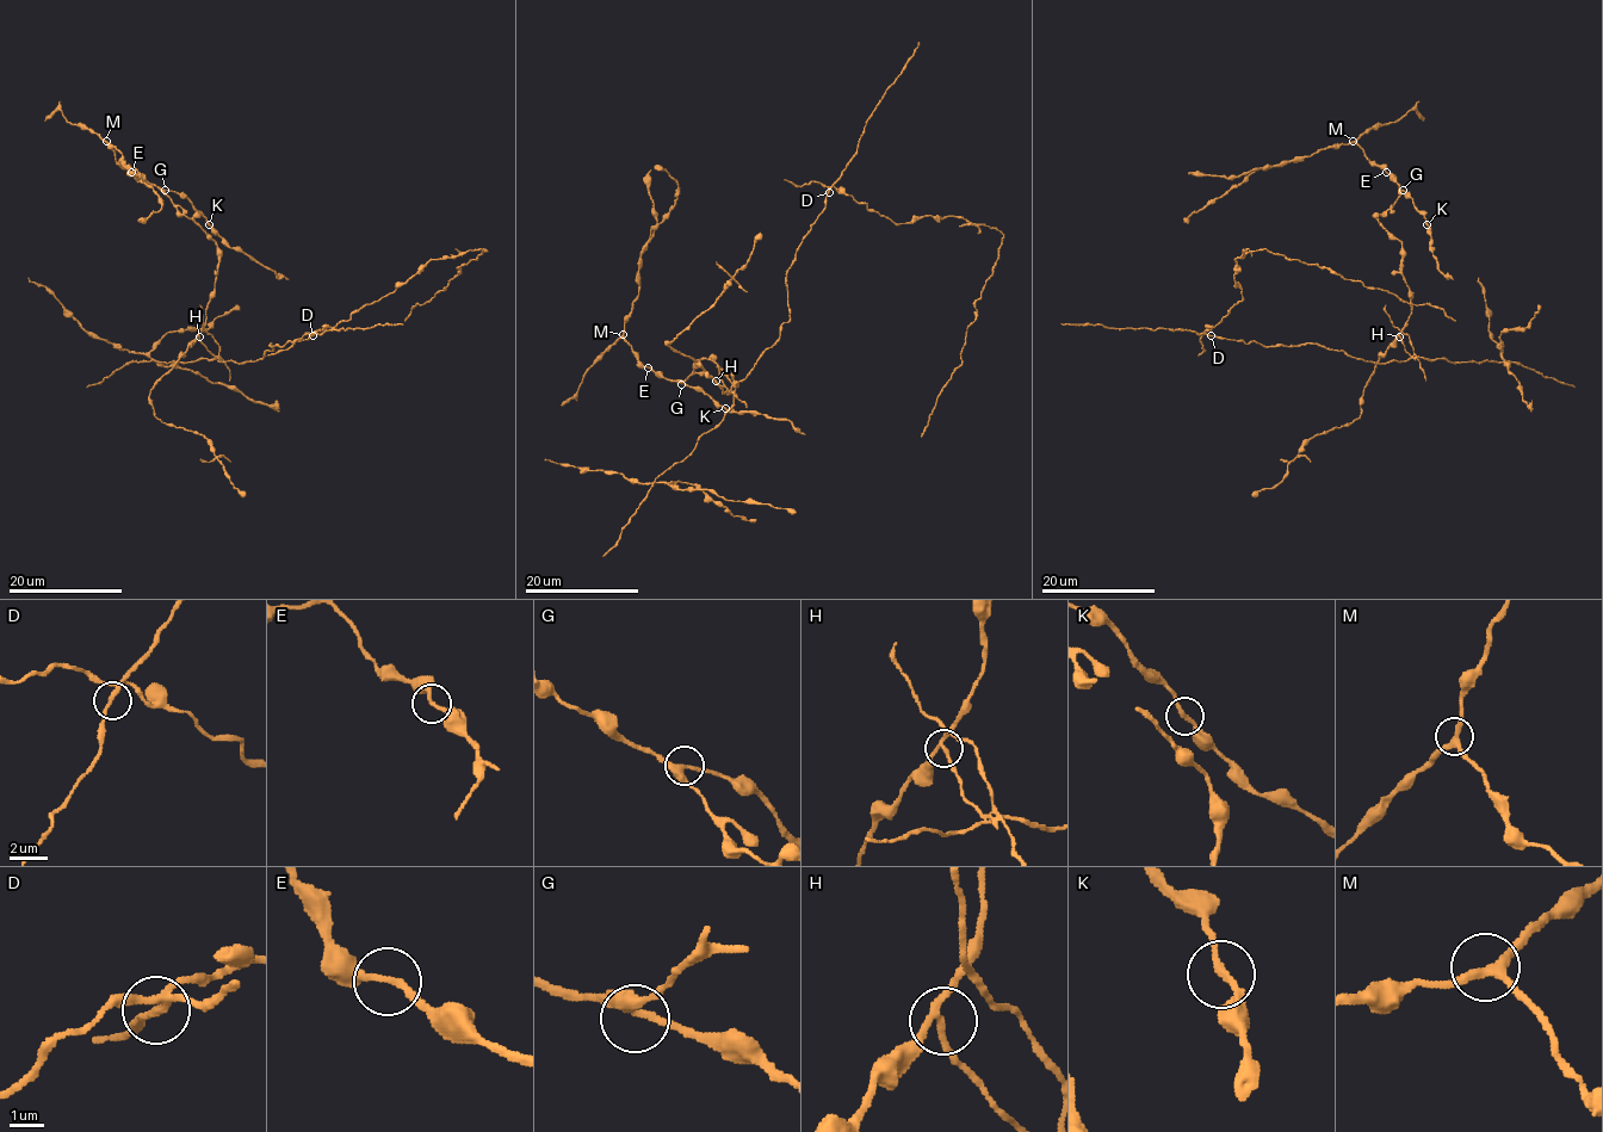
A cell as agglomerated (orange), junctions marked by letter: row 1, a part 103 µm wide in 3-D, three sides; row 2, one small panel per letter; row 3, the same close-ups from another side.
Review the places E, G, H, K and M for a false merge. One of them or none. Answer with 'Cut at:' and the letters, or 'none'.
Cut at: H

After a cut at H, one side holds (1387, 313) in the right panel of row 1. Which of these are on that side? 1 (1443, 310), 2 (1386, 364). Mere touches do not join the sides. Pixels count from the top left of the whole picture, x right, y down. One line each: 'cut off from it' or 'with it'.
1: with it
2: with it

